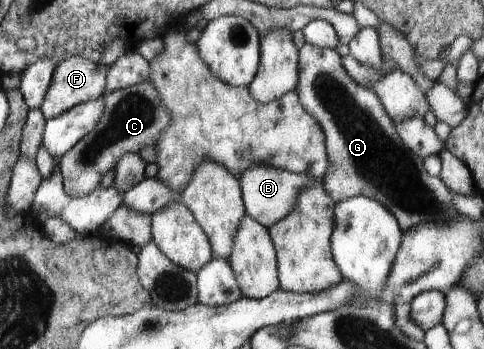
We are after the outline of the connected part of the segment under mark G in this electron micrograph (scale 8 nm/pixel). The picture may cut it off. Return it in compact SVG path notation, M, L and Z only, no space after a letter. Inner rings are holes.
M308 43L299 49L295 91L300 104L318 120L323 130L330 168L321 183L335 203L353 196L372 198L396 218L402 234L418 224L432 221L448 224L449 220L462 216L443 180L428 174L424 159L402 144L380 98L348 76L341 55L335 49Z

